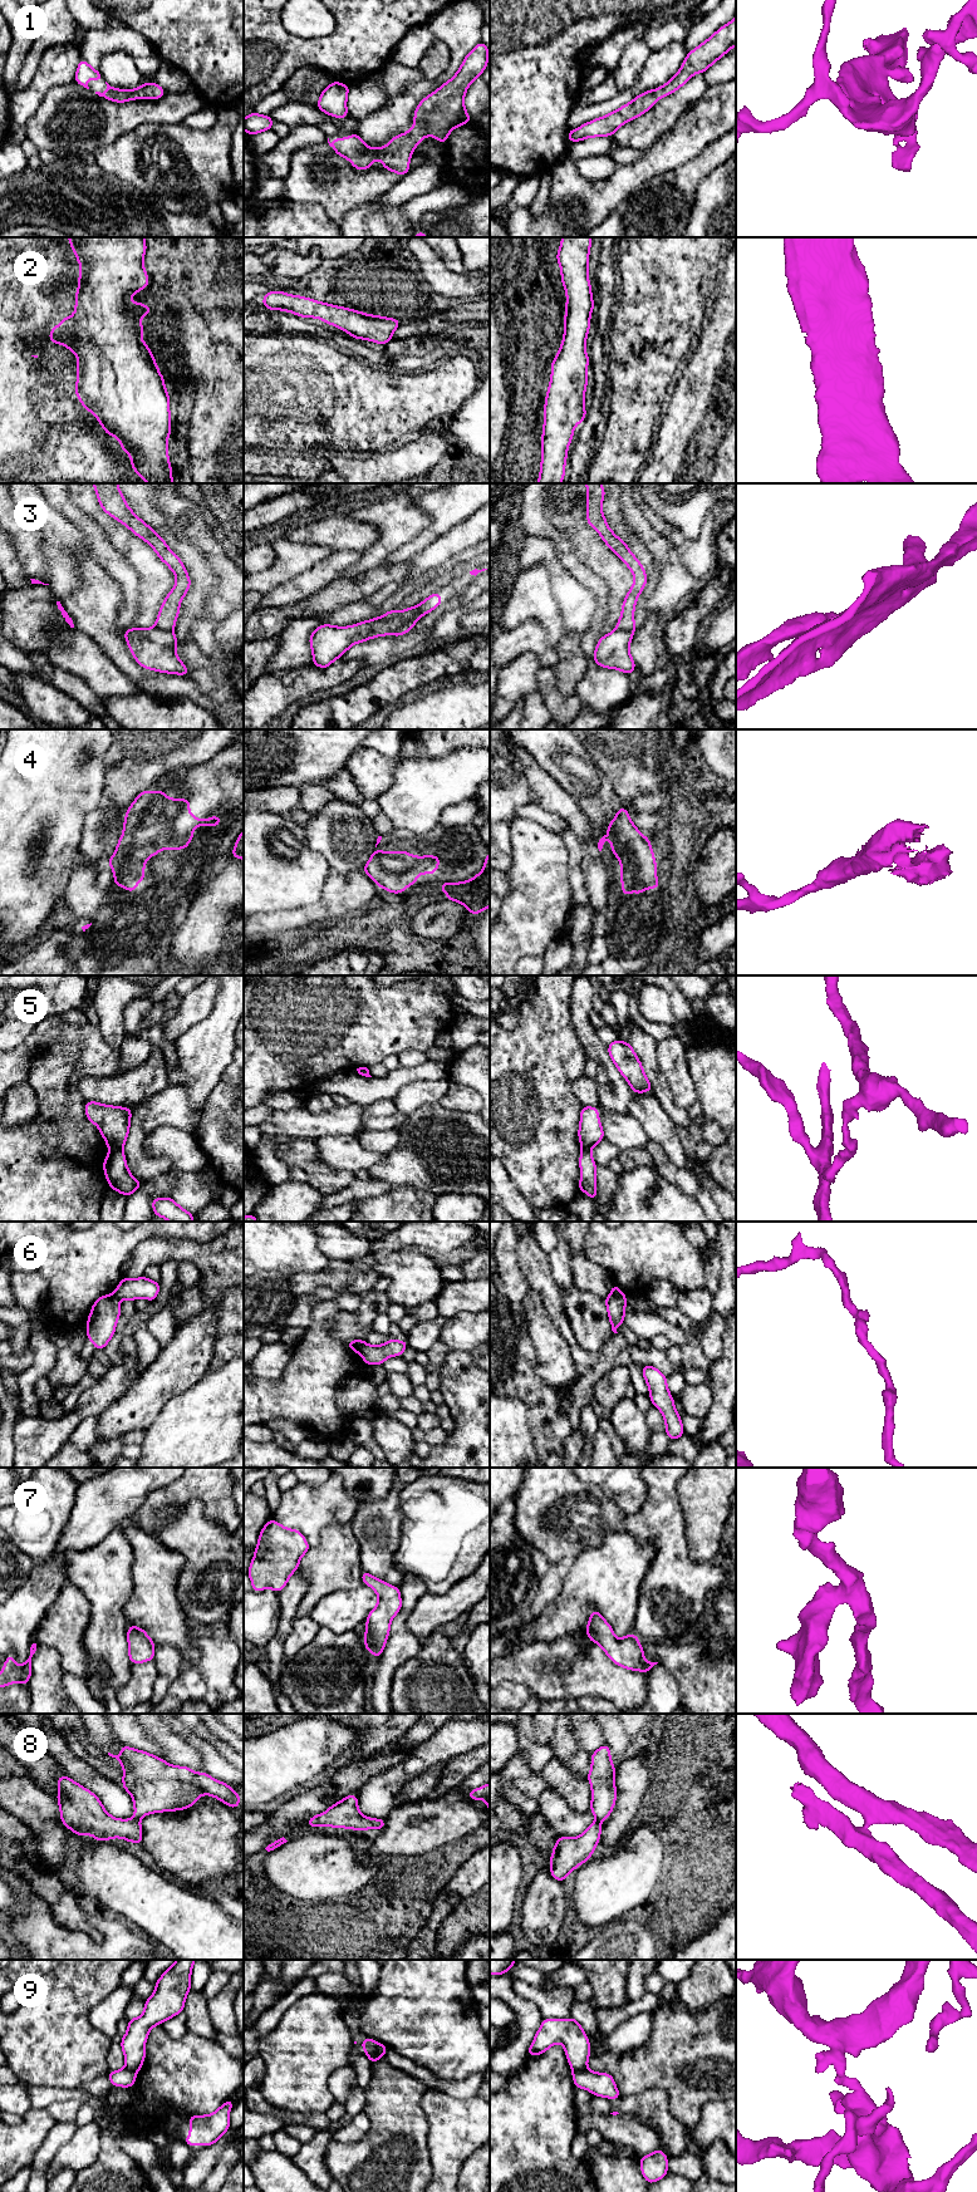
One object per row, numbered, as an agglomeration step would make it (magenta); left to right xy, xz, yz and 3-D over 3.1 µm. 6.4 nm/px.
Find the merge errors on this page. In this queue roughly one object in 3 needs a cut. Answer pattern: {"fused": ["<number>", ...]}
{"fused": ["3", "5", "6", "8", "9"]}

